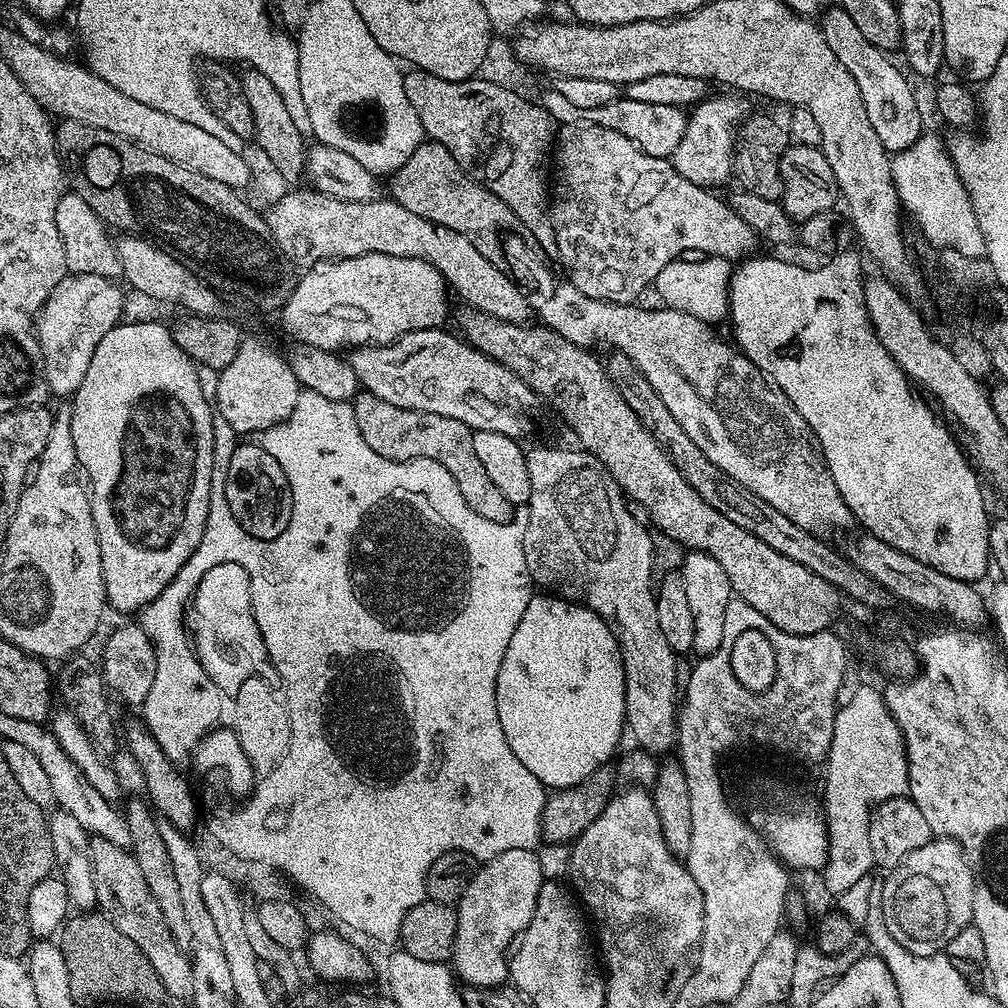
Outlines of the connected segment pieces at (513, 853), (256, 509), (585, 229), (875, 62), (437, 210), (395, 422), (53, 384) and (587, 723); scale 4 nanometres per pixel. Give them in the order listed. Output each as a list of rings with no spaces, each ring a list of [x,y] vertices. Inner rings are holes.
[[[506,850],[506,854],[498,854],[477,867],[470,886],[466,886],[462,898],[455,905],[456,937],[450,964],[455,975],[461,981],[465,980],[465,985],[473,988],[499,988],[509,979],[510,949],[517,943],[520,933],[526,930],[534,914],[538,890],[544,882],[542,866],[538,866],[538,858],[533,850]]]
[[[259,442],[237,443],[230,454],[230,466],[224,483],[226,502],[234,518],[254,538],[273,540],[286,530],[292,513],[292,495],[280,461]]]
[[[585,123],[583,126],[578,124],[563,125],[559,129],[554,145],[554,187],[550,192],[550,211],[554,234],[558,242],[558,260],[559,263],[564,263],[564,268],[568,271],[567,283],[573,284],[578,290],[582,290],[582,294],[586,294],[590,298],[598,298],[615,304],[631,304],[641,299],[639,296],[643,294],[647,284],[649,287],[656,281],[658,273],[662,271],[662,266],[666,266],[672,260],[679,260],[684,250],[701,249],[708,256],[721,256],[723,260],[729,262],[740,262],[751,257],[757,251],[758,237],[756,231],[746,222],[742,222],[742,218],[738,218],[738,214],[732,209],[731,203],[725,199],[724,201],[719,200],[716,195],[715,191],[682,178],[682,174],[678,174],[678,170],[672,165],[671,159],[646,154],[634,142],[630,142],[630,138],[626,138],[614,130],[599,128],[590,123]]]
[[[843,6],[830,8],[823,13],[824,21],[820,20],[818,24],[827,45],[858,84],[867,117],[870,118],[882,146],[890,154],[905,152],[922,131],[920,104],[916,101],[915,90],[908,85],[907,78],[900,73],[899,66],[888,57],[891,55],[885,49],[874,46],[867,38],[862,38],[862,30],[858,30],[854,18],[846,14]]]
[[[425,139],[418,150],[406,158],[404,165],[392,173],[390,183],[391,199],[406,206],[410,214],[418,214],[418,218],[426,218],[432,224],[441,224],[458,234],[466,234],[466,238],[470,238],[474,246],[478,246],[478,250],[490,258],[490,262],[498,265],[505,263],[504,235],[521,227],[519,218],[514,210],[510,210],[510,206],[506,206],[506,202],[502,202],[502,198],[498,198],[498,194],[476,183],[461,168],[454,154],[446,150],[446,146],[437,140]]]
[[[361,391],[351,401],[351,406],[358,434],[362,434],[366,446],[370,446],[374,454],[382,454],[382,458],[387,460],[430,458],[438,462],[438,466],[446,466],[446,470],[450,470],[450,478],[458,482],[458,490],[462,490],[462,498],[466,498],[466,506],[470,506],[474,514],[482,514],[482,518],[489,522],[508,524],[513,520],[514,506],[510,498],[506,498],[486,474],[478,454],[474,454],[473,431],[461,420],[445,418],[442,414],[426,414],[422,410],[402,410],[402,406],[382,402],[366,391]]]
[[[69,274],[52,288],[48,301],[35,317],[36,341],[40,344],[44,377],[53,397],[68,398],[76,393],[78,386],[82,386],[82,378],[86,378],[90,358],[94,358],[94,350],[98,350],[98,342],[106,338],[113,326],[121,323],[125,289],[118,285],[116,280],[108,280],[98,274]]]
[[[533,594],[526,606],[526,614],[522,614],[522,622],[514,630],[514,638],[510,638],[510,646],[506,646],[506,658],[502,658],[502,666],[498,670],[498,682],[496,683],[496,705],[498,706],[498,722],[502,722],[502,734],[506,734],[506,742],[510,742],[510,750],[538,782],[542,782],[545,789],[559,790],[578,786],[590,774],[594,774],[599,768],[609,763],[612,755],[617,755],[616,747],[620,744],[620,731],[626,728],[624,711],[626,710],[626,678],[624,677],[624,659],[620,653],[620,644],[616,641],[616,635],[610,630],[606,621],[594,614],[581,604],[573,604],[571,600],[564,600],[561,596],[551,594]]]

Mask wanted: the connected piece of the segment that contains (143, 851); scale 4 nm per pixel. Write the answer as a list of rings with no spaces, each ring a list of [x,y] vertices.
[[[144,798],[132,800],[128,805],[123,805],[122,811],[126,818],[126,826],[130,826],[131,854],[138,862],[138,867],[142,869],[142,878],[146,878],[146,886],[150,886],[150,894],[154,894],[154,902],[158,902],[158,910],[162,910],[162,918],[166,918],[166,927],[169,928],[170,934],[174,934],[174,942],[178,942],[180,948],[191,949],[190,921],[186,918],[182,890],[174,875],[174,866],[170,864],[170,854],[166,852],[162,834],[158,834],[157,813],[153,805]]]

